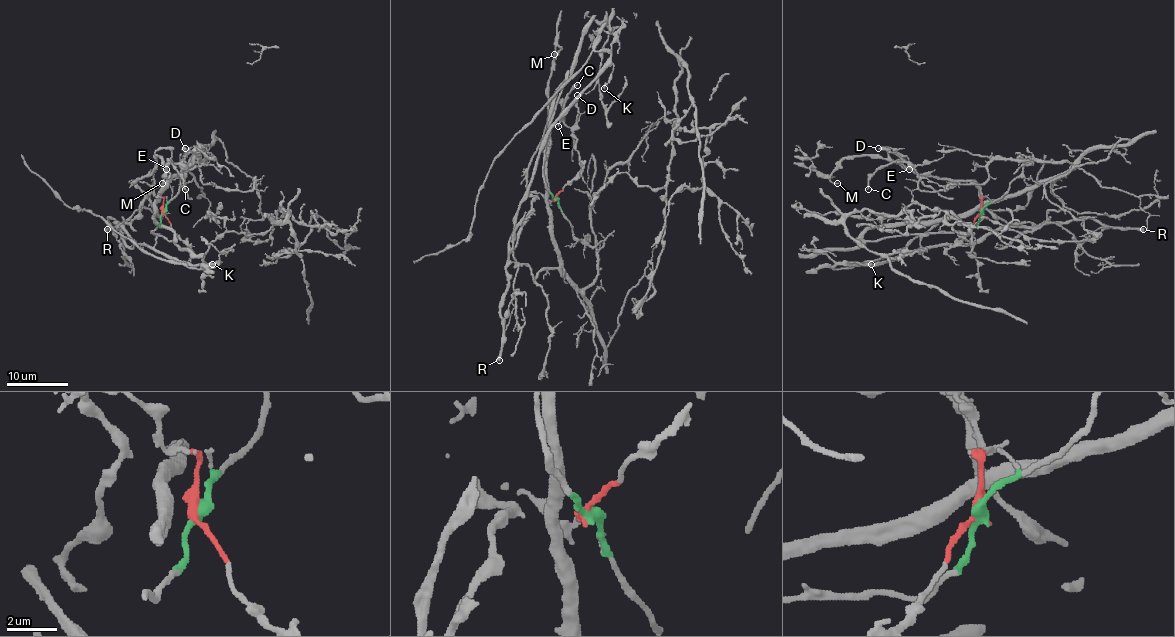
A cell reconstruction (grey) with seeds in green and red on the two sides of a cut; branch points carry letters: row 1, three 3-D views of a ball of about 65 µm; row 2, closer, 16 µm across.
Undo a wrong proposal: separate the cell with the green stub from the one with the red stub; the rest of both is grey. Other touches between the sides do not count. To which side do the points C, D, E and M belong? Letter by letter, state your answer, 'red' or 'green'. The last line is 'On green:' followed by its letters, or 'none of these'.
C: red
D: red
E: red
M: red
On green: none of these

